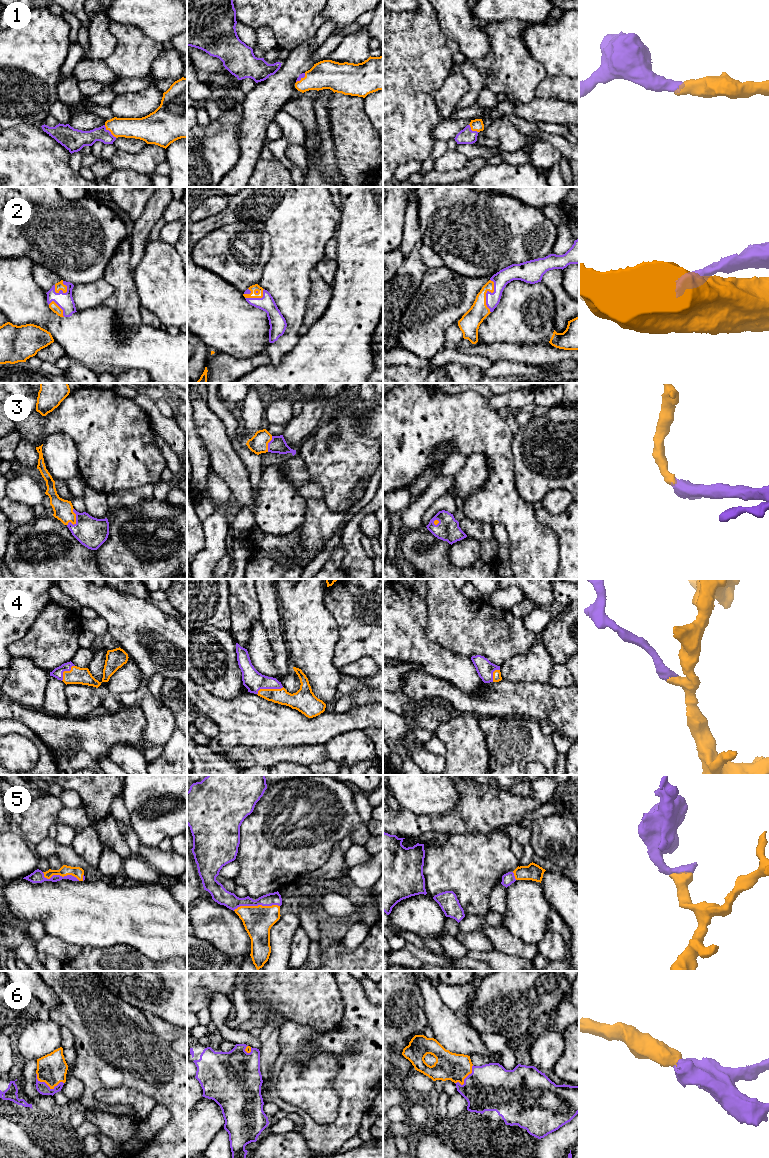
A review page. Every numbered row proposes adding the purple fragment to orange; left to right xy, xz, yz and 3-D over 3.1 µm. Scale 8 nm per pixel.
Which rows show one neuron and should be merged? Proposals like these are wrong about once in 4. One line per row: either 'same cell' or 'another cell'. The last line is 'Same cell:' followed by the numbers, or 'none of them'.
1: same cell
2: same cell
3: same cell
4: same cell
5: same cell
6: same cell
Same cell: 1, 2, 3, 4, 5, 6

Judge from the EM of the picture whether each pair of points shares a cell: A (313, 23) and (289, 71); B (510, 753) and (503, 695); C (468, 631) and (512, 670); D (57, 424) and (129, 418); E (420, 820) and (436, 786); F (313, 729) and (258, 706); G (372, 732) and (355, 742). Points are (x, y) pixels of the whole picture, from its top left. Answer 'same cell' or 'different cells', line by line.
A: different cells
B: different cells
C: different cells
D: same cell
E: different cells
F: same cell
G: different cells

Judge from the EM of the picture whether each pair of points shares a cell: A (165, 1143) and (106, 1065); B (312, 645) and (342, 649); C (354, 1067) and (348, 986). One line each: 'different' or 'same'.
A: same
B: different
C: same

